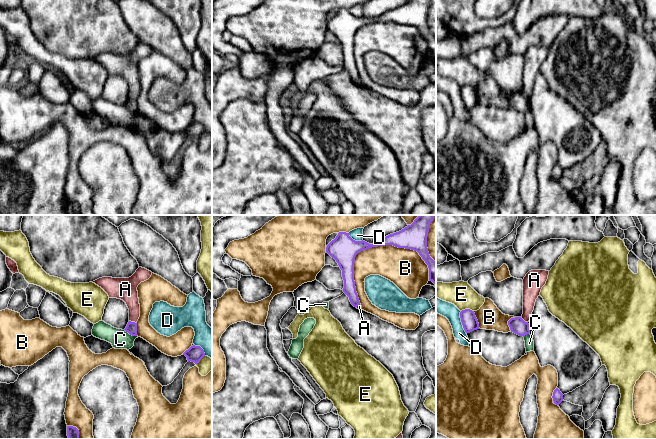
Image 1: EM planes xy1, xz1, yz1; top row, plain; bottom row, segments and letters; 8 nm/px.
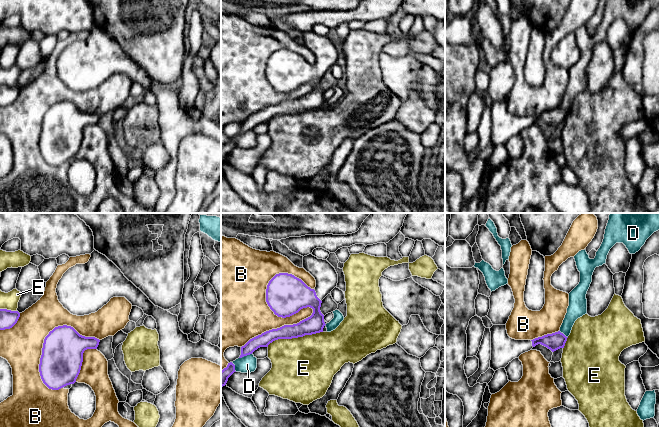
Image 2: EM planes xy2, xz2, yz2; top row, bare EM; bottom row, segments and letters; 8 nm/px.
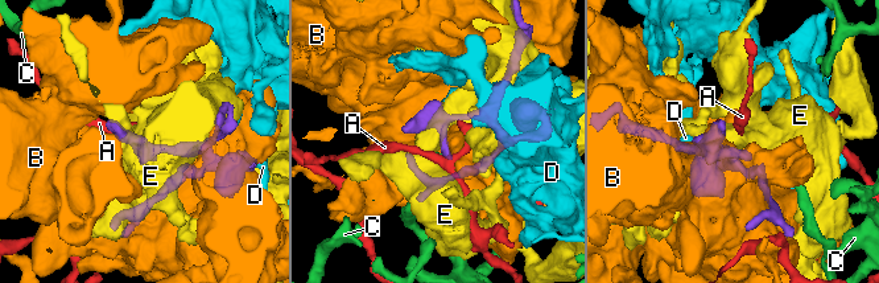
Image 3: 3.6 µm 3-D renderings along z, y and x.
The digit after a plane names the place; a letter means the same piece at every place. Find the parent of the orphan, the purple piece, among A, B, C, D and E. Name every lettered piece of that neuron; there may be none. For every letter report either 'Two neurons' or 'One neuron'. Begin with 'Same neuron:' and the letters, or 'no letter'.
Same neuron: no letter
A: Two neurons
B: Two neurons
C: Two neurons
D: Two neurons
E: Two neurons

